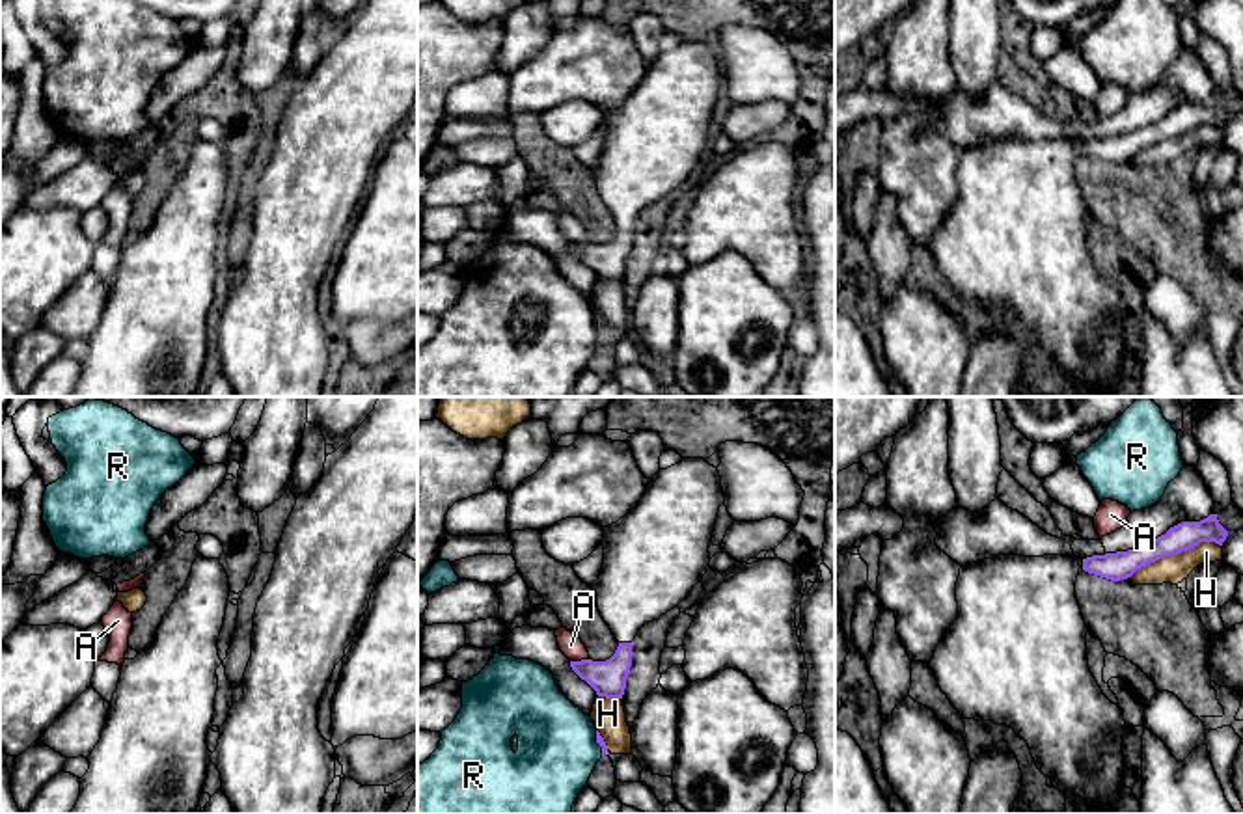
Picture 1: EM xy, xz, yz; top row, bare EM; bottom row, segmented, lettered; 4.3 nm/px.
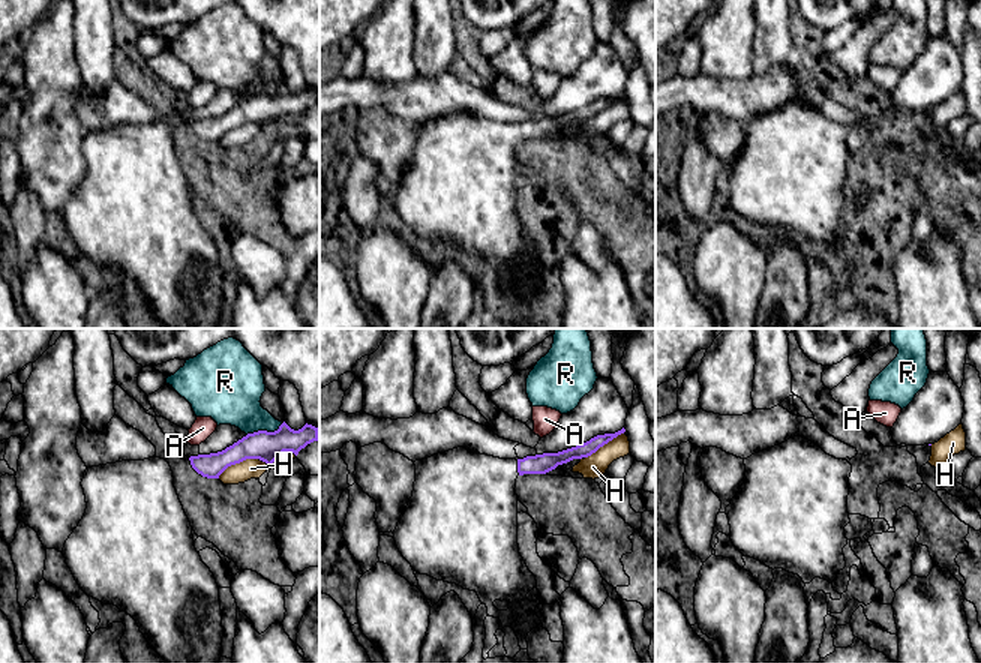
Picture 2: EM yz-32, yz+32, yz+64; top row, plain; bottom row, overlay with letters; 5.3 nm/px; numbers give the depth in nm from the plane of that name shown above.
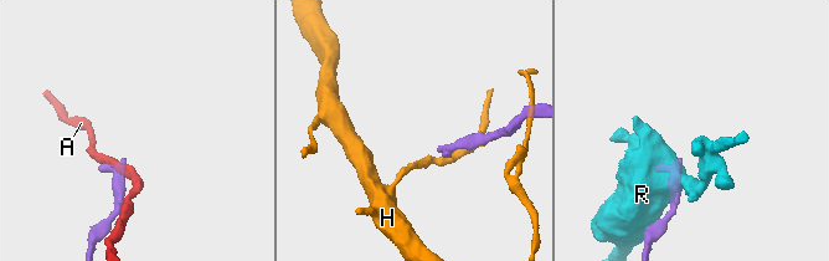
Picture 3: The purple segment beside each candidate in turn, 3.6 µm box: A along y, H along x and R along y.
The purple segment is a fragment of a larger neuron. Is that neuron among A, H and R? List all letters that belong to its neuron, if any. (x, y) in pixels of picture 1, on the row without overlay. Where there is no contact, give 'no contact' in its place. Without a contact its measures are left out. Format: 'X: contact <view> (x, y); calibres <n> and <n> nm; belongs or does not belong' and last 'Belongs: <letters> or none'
A: contact xz (582, 243); calibres 160 and 100 nm; does not belong
H: contact yz (1174, 136); calibres 120 and 120 nm; does not belong
R: contact xz (597, 325); calibres 40 and 340 nm; does not belong
Belongs: none

